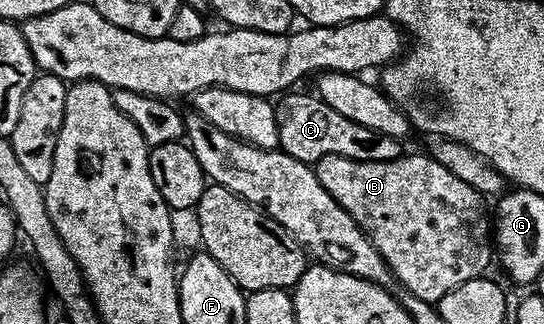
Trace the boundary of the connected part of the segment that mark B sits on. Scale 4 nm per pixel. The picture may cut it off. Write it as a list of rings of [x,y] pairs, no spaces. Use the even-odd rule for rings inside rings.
[[[323,155],[323,159],[315,163],[315,172],[331,199],[355,219],[379,255],[383,255],[400,288],[435,303],[443,299],[447,291],[455,291],[455,287],[486,272],[489,256],[492,258],[495,253],[491,244],[491,217],[485,214],[486,198],[477,193],[475,187],[467,187],[459,175],[451,175],[434,157],[402,155],[390,161],[356,161],[343,155]]]

